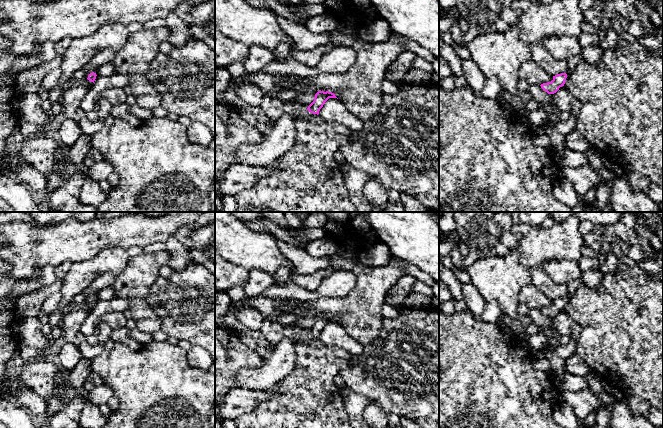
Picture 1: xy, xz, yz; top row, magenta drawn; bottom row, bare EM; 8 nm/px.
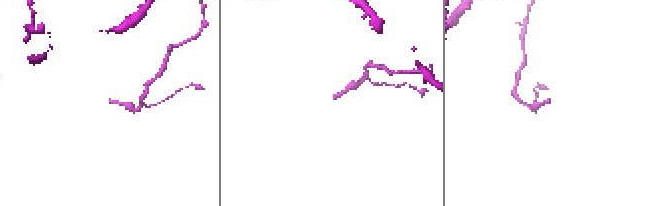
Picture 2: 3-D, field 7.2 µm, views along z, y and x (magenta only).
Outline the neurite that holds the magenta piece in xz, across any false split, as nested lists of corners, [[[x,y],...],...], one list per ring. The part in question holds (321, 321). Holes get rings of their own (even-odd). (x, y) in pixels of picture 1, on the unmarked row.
[[[318,315],[315,318],[314,325],[308,330],[307,334],[313,338],[319,338],[320,333],[329,322],[337,322],[334,317],[329,315]]]

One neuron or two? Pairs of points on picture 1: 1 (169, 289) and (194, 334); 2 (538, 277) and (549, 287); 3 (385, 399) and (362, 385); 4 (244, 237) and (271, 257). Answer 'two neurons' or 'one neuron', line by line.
1: one neuron
2: one neuron
3: one neuron
4: one neuron

